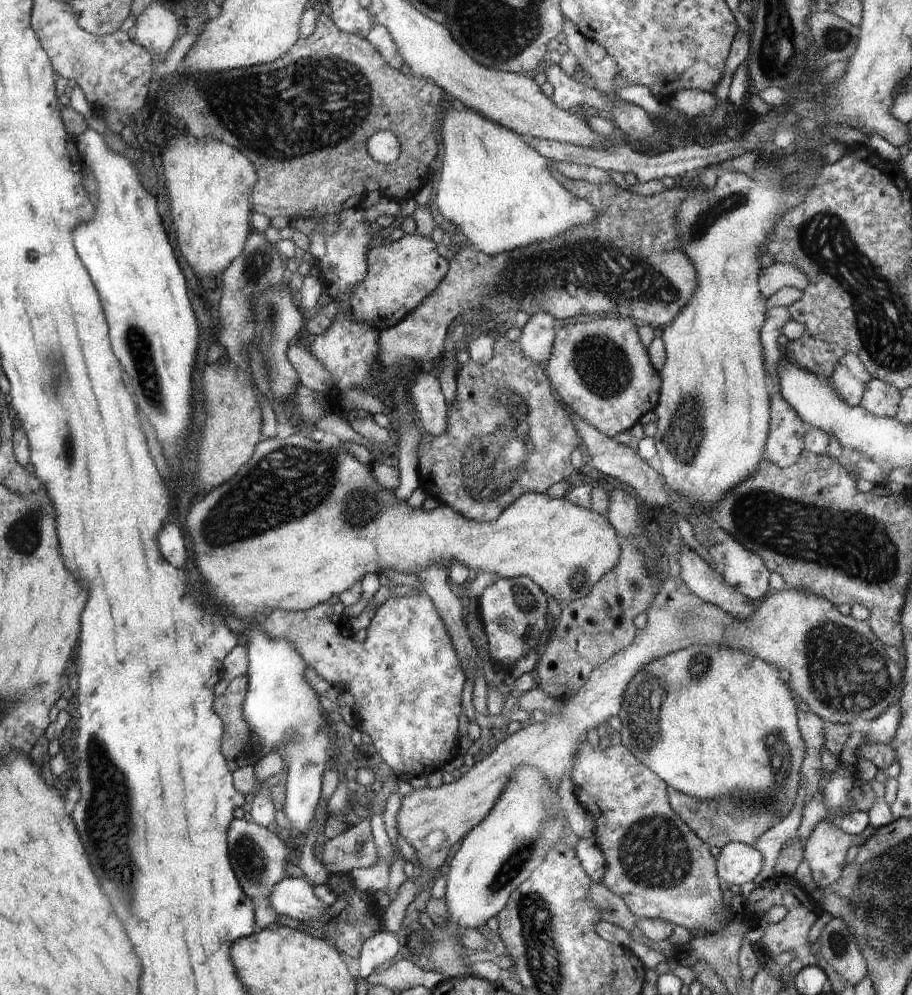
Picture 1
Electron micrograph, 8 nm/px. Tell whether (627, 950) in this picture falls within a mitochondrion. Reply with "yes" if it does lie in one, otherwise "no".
no

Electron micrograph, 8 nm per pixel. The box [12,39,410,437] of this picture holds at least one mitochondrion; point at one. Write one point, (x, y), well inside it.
(324, 101)

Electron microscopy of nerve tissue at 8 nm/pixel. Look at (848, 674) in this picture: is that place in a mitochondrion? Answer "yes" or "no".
yes

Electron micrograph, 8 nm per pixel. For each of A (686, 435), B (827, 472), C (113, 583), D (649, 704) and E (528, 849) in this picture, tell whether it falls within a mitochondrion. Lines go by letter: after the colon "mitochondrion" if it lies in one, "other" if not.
A: mitochondrion
B: other
C: other
D: mitochondrion
E: mitochondrion

